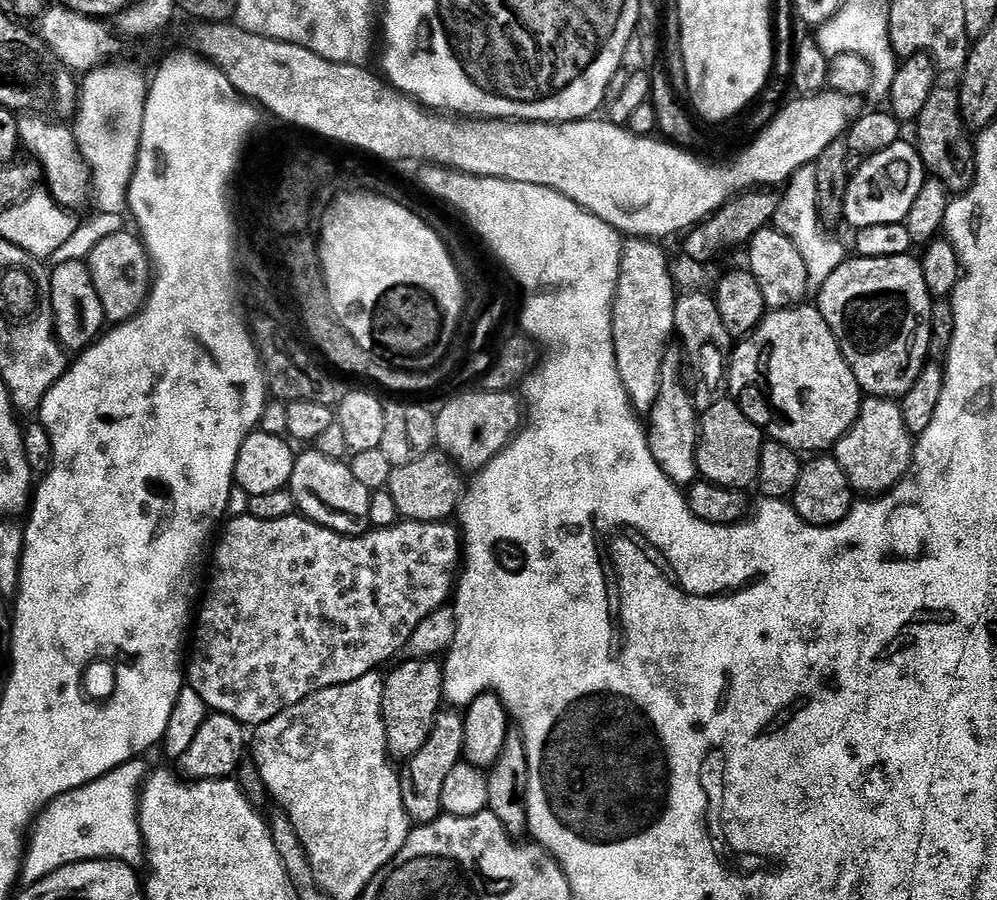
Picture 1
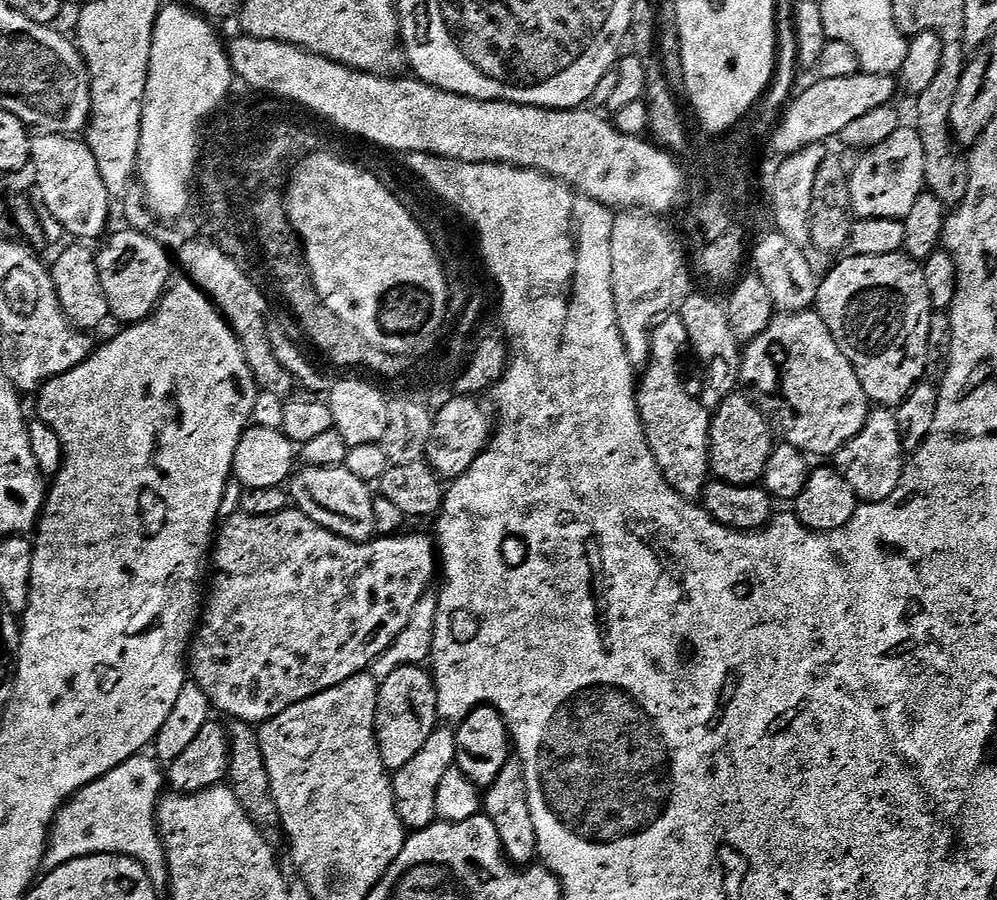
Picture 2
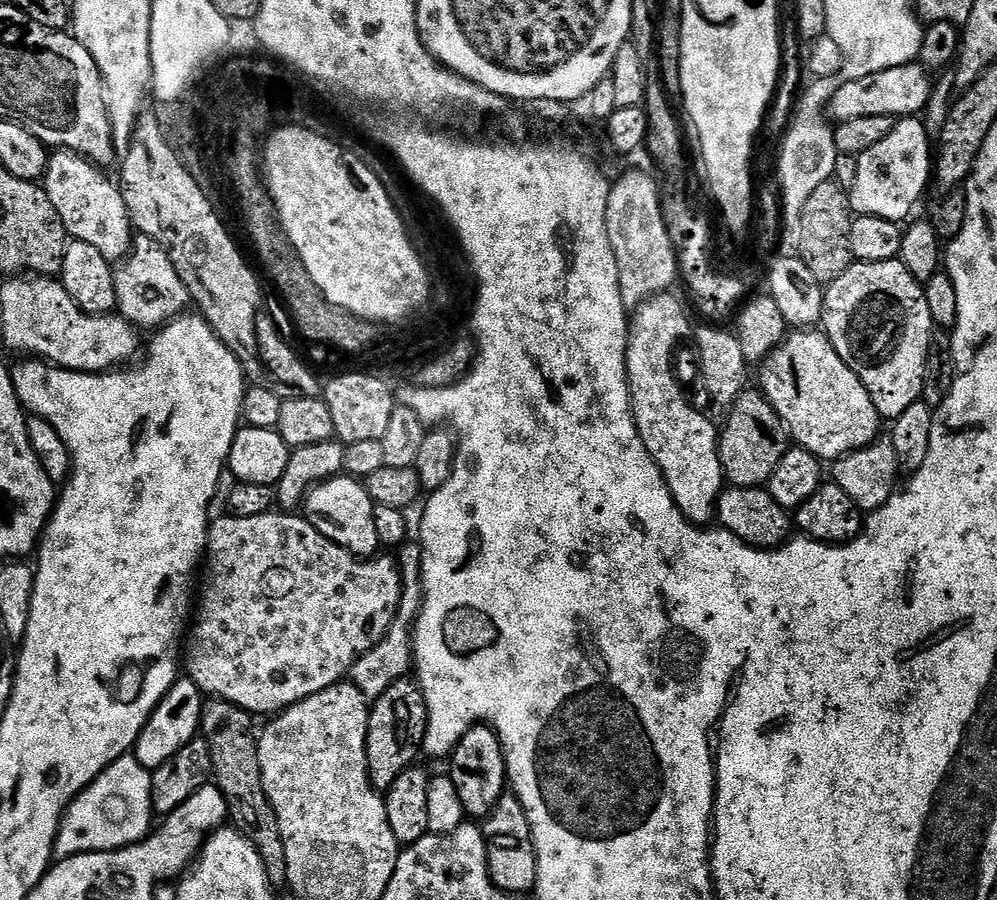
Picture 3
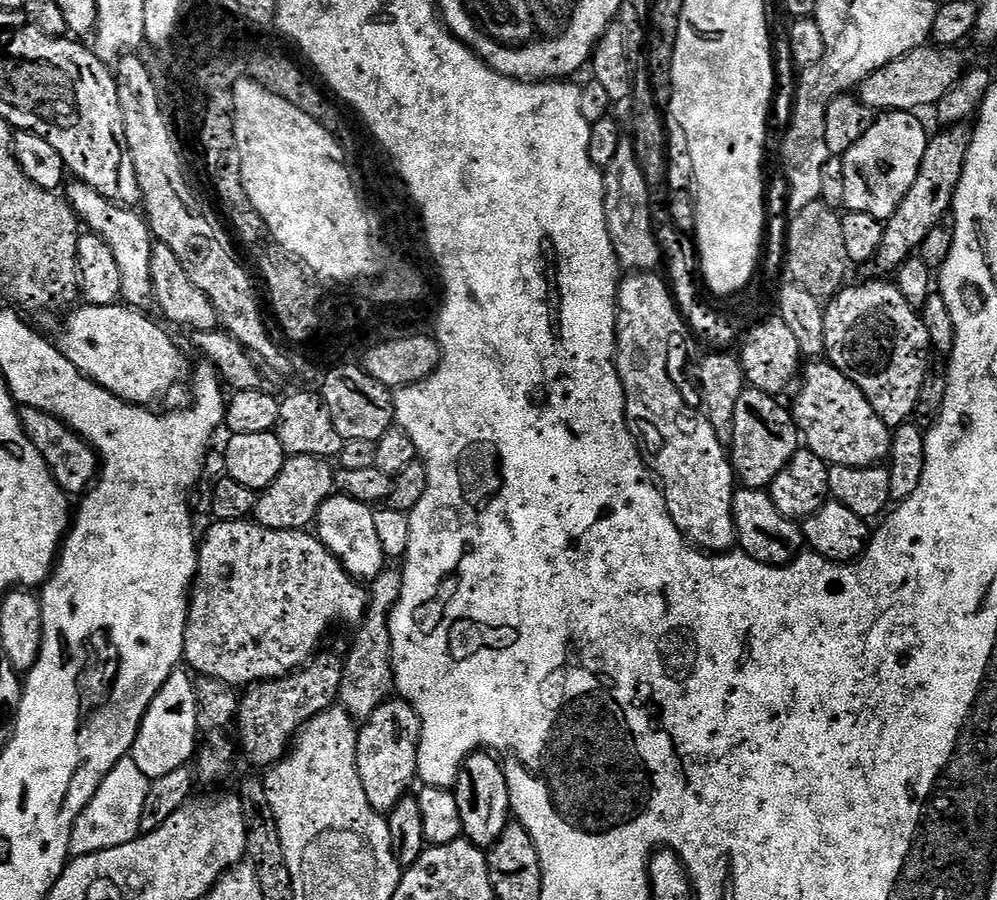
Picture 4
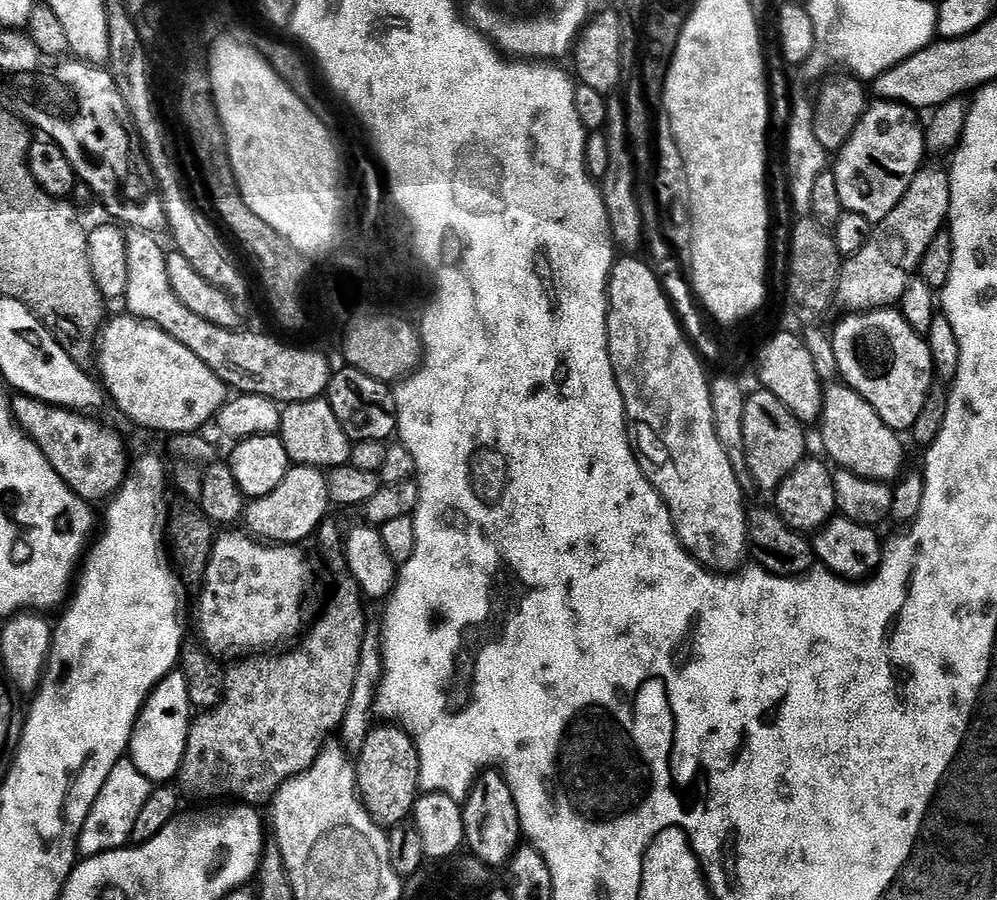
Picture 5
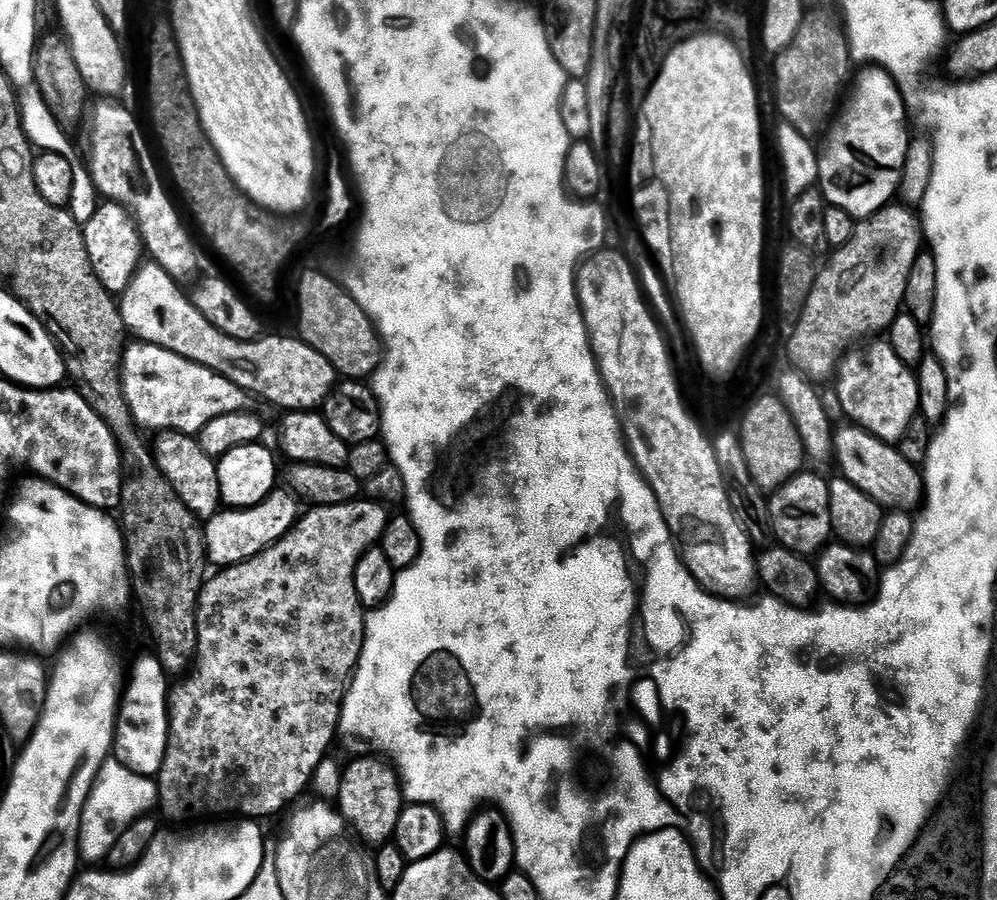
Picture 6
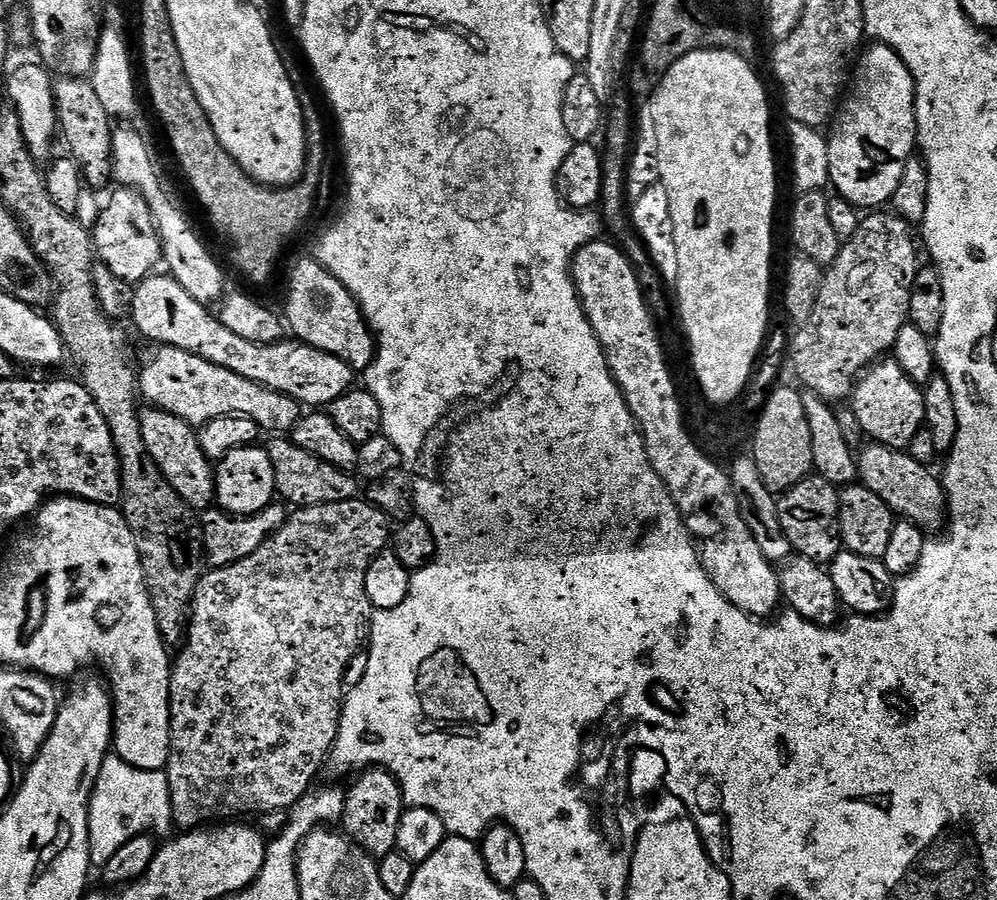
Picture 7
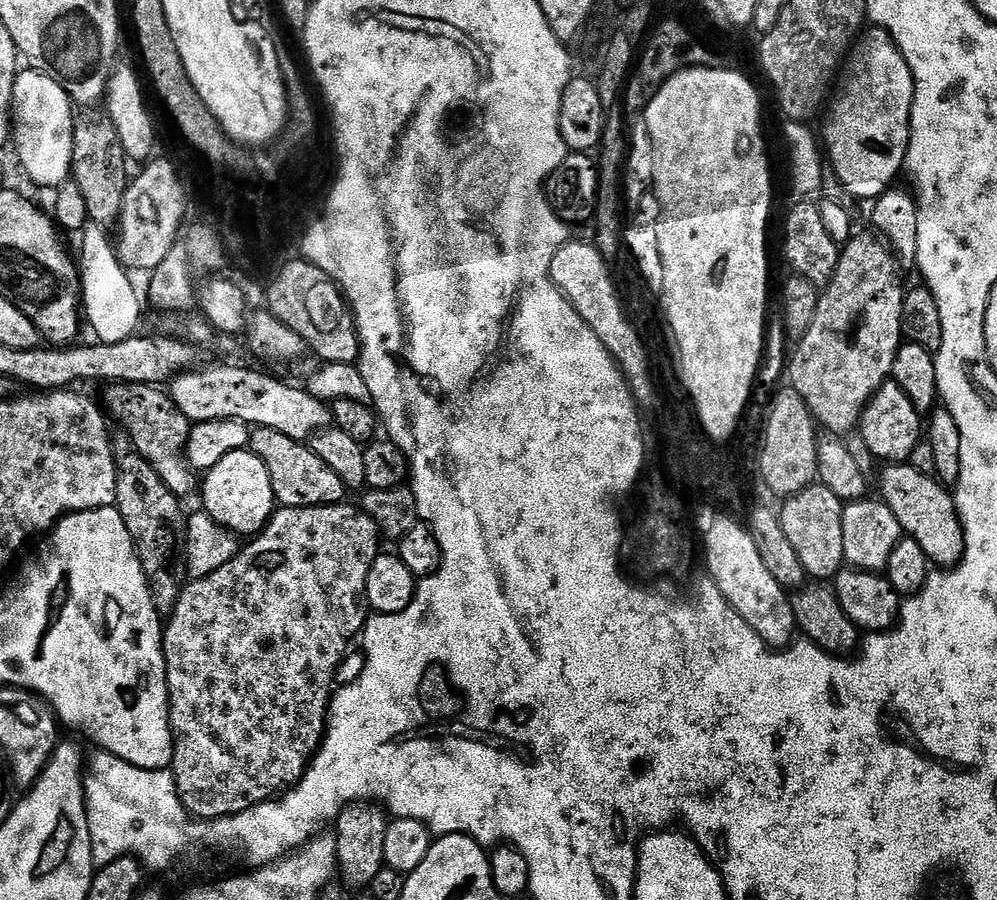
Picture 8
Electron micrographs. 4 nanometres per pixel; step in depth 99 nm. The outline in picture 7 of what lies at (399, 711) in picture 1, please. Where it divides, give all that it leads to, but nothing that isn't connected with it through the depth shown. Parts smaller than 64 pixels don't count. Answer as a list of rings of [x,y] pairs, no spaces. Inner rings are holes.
[[[374,767],[361,771],[360,776],[347,789],[344,798],[343,831],[356,847],[373,858],[389,856],[396,847],[396,834],[400,818],[406,811],[404,797],[400,794],[400,786],[395,776],[384,769]]]

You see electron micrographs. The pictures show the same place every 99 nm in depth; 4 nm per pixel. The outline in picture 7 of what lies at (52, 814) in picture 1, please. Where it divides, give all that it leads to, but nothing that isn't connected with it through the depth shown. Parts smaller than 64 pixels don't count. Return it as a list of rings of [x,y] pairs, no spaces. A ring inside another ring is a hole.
[[[109,754],[104,758],[104,764],[96,779],[88,798],[88,853],[92,864],[103,866],[110,858],[130,842],[130,838],[156,832],[171,833],[174,828],[172,818],[172,799],[166,787],[166,776],[163,771],[143,772],[141,768],[130,766],[121,756]]]

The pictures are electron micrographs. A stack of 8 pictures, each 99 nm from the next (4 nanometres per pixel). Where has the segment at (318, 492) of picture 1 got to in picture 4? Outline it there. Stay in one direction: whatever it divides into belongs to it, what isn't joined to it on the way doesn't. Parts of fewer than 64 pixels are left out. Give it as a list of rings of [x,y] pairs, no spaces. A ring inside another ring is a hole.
[[[332,494],[324,501],[314,521],[315,531],[325,546],[340,560],[350,576],[361,582],[371,582],[386,569],[386,559],[374,527],[375,511],[369,505],[349,496]]]

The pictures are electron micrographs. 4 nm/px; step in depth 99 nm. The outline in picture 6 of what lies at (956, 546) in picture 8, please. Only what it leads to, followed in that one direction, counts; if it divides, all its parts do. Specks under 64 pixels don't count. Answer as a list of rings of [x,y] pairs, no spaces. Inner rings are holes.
[[[855,422],[845,423],[834,432],[834,459],[840,463],[843,479],[856,484],[870,494],[885,509],[912,510],[923,501],[924,477],[917,465],[903,456],[899,447],[887,440],[880,440],[874,433]]]

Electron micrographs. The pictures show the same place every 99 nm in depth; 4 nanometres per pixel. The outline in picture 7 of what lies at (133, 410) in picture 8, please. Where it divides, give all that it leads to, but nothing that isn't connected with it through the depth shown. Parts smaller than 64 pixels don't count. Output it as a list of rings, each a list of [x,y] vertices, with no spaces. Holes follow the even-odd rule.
[[[148,406],[145,409],[140,412],[140,429],[149,458],[158,466],[168,485],[187,502],[189,508],[211,509],[216,499],[214,464],[200,448],[197,429],[161,408]]]

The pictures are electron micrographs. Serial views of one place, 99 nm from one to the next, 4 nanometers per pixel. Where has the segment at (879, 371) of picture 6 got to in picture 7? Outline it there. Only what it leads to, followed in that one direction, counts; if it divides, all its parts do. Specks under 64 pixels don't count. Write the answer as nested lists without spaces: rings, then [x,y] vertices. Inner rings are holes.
[[[892,358],[881,359],[861,375],[852,389],[850,407],[861,423],[865,437],[885,448],[907,449],[911,440],[925,427],[921,385],[910,379]]]

